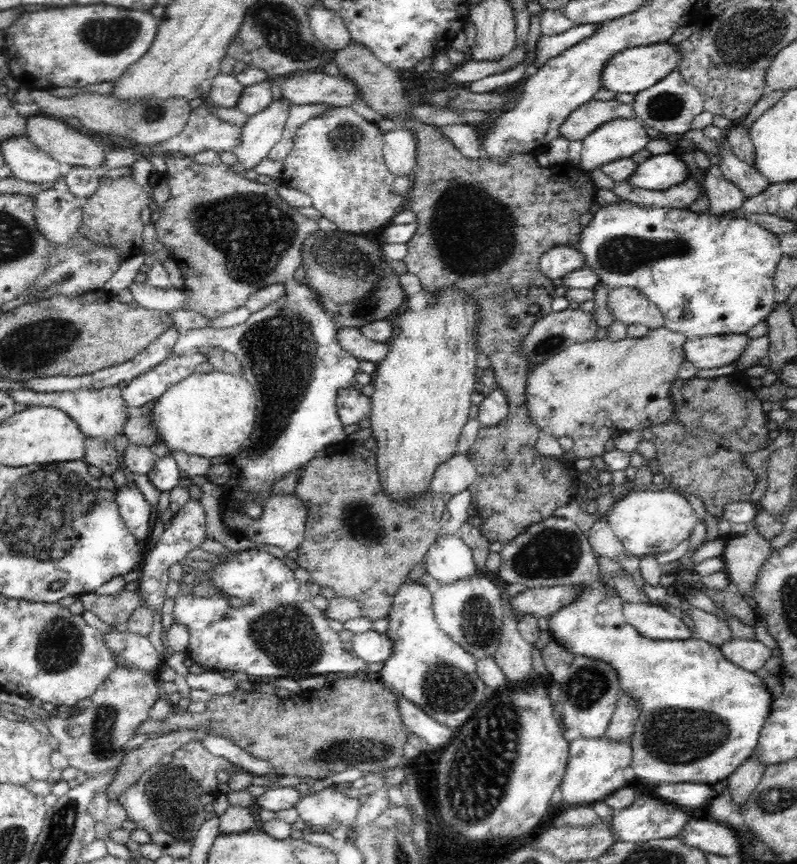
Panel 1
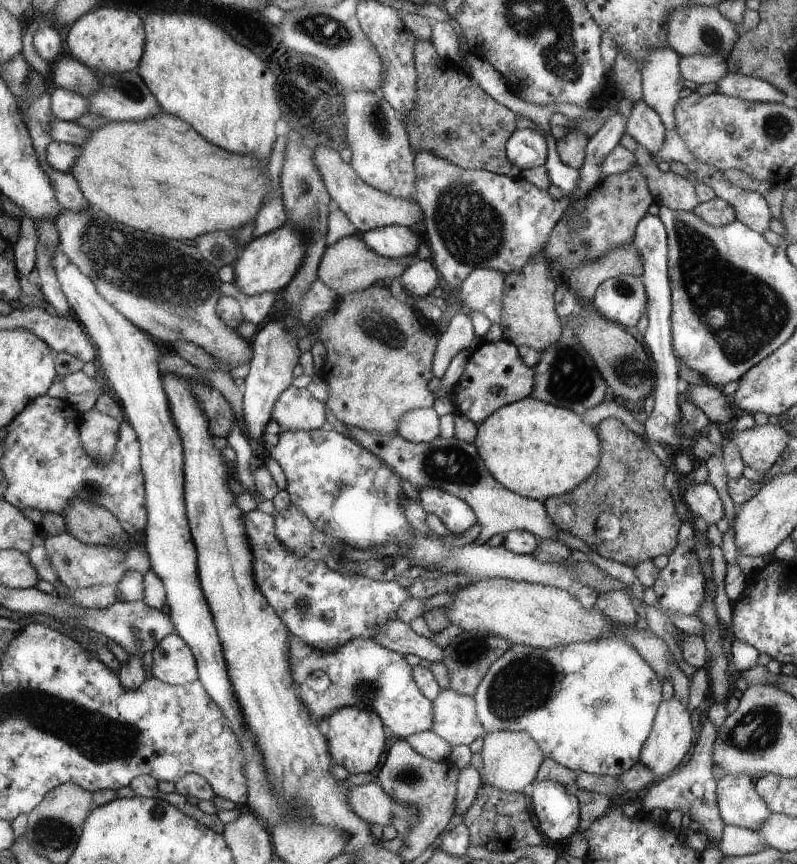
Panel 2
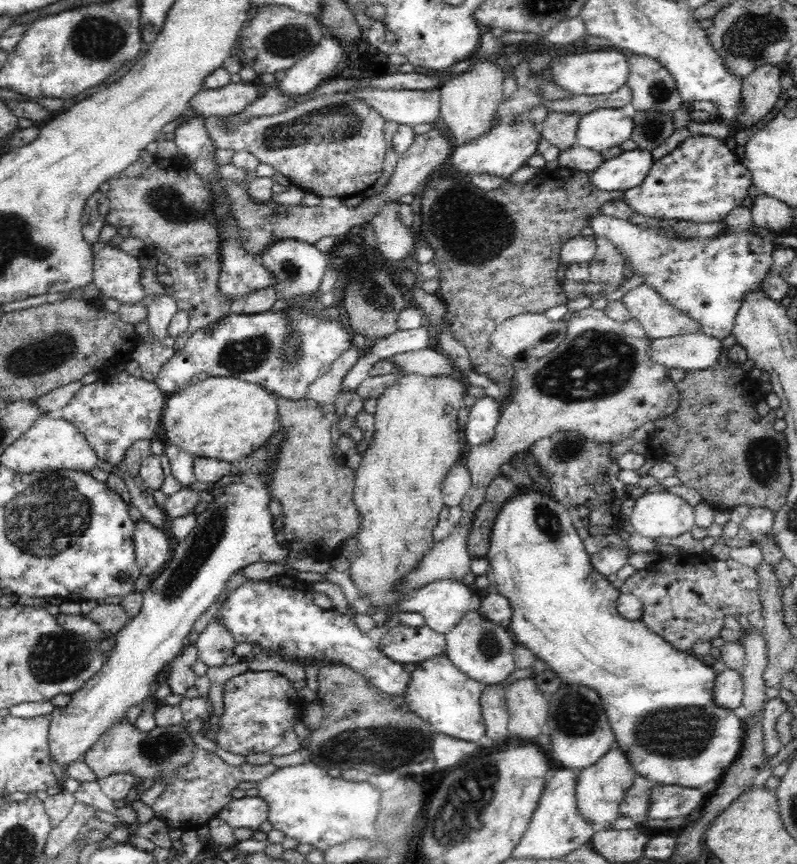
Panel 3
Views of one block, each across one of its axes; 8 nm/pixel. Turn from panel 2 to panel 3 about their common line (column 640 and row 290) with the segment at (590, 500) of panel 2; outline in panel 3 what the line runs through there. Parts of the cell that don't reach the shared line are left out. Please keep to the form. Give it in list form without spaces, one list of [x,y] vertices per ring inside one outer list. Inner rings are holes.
[[[546,167],[542,169],[542,174],[537,174],[536,178],[525,183],[514,185],[509,179],[503,179],[499,188],[490,190],[472,186],[466,179],[458,181],[450,174],[436,172],[427,177],[418,192],[422,196],[422,232],[435,252],[431,263],[440,268],[436,294],[441,296],[441,301],[445,304],[445,316],[450,323],[452,335],[467,348],[472,369],[485,374],[502,389],[500,399],[509,398],[513,392],[510,390],[510,382],[515,376],[515,369],[511,361],[506,360],[492,346],[492,332],[502,322],[514,316],[544,313],[548,308],[554,308],[544,304],[552,304],[552,300],[558,300],[562,304],[567,300],[562,294],[561,281],[556,277],[556,268],[560,264],[560,246],[570,237],[580,234],[580,228],[586,224],[586,214],[602,214],[605,211],[604,204],[622,201],[624,193],[598,188],[592,183],[592,176],[587,172],[566,170],[566,180],[560,180],[552,176]]]

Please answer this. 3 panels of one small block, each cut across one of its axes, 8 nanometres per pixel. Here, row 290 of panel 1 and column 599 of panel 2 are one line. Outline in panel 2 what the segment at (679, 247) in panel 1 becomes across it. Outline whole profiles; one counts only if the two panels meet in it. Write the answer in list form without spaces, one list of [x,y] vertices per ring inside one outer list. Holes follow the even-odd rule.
[[[619,634],[587,643],[565,647],[538,649],[528,645],[512,645],[485,674],[473,694],[478,720],[488,733],[494,731],[526,731],[531,734],[548,758],[573,771],[616,778],[632,769],[640,760],[656,710],[662,702],[662,684],[653,667],[642,658],[632,643]]]

